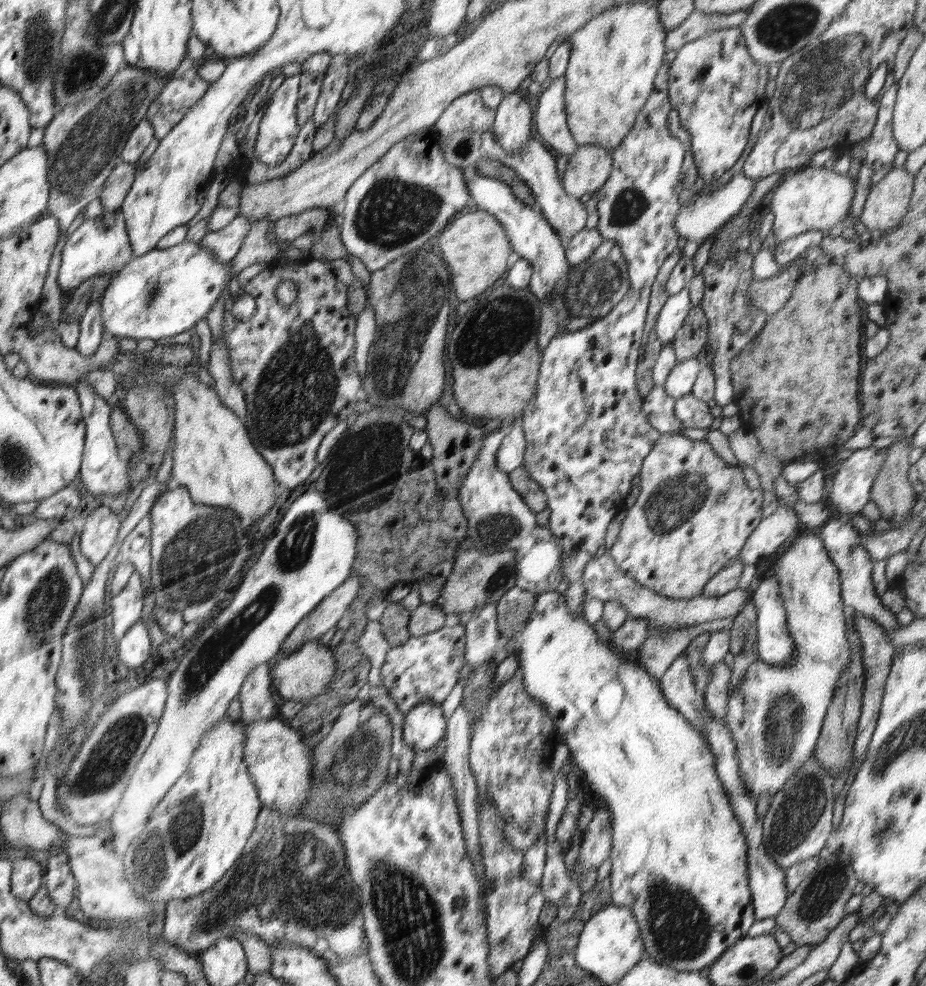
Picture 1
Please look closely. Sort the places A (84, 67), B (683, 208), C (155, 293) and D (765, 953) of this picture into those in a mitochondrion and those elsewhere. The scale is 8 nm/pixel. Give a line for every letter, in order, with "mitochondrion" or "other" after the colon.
A: mitochondrion
B: other
C: mitochondrion
D: other

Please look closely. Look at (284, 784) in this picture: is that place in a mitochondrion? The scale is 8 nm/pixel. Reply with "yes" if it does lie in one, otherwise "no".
no

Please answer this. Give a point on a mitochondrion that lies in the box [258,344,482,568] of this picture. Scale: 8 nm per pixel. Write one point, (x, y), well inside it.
(375, 446)

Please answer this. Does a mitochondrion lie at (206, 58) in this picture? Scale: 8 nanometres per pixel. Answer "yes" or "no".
no

